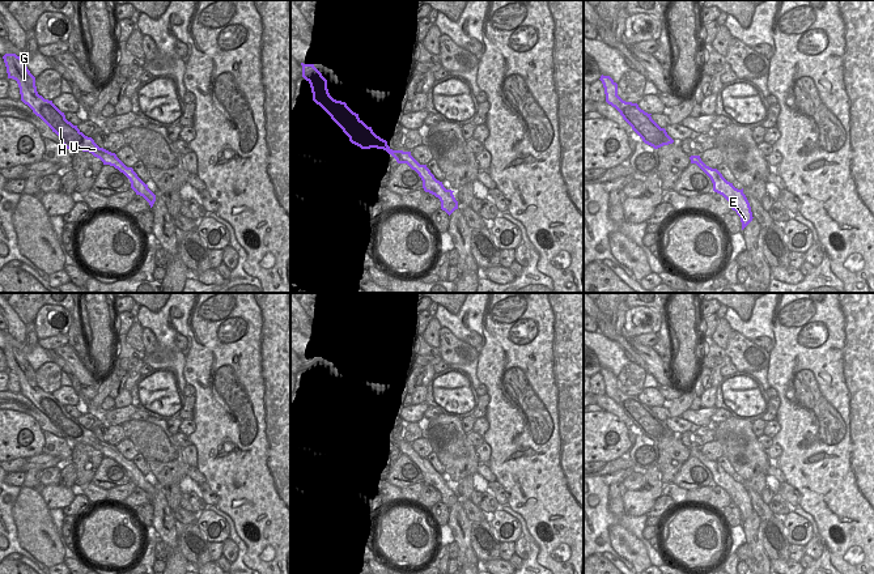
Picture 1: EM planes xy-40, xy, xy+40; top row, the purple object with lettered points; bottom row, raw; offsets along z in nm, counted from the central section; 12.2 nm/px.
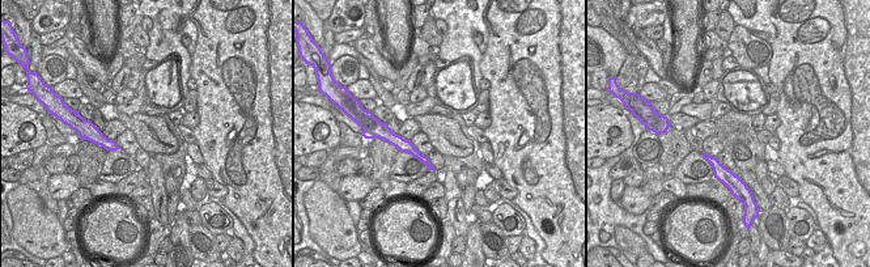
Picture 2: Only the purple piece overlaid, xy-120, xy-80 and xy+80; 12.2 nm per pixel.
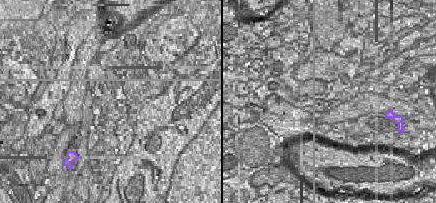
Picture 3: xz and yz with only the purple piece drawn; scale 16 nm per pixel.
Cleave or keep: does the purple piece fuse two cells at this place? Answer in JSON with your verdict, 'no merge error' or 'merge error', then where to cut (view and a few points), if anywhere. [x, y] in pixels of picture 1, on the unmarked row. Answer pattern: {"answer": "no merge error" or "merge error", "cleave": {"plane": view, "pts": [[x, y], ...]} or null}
{"answer": "no merge error", "cleave": null}

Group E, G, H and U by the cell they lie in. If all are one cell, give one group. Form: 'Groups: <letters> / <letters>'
Groups: E G H U.

